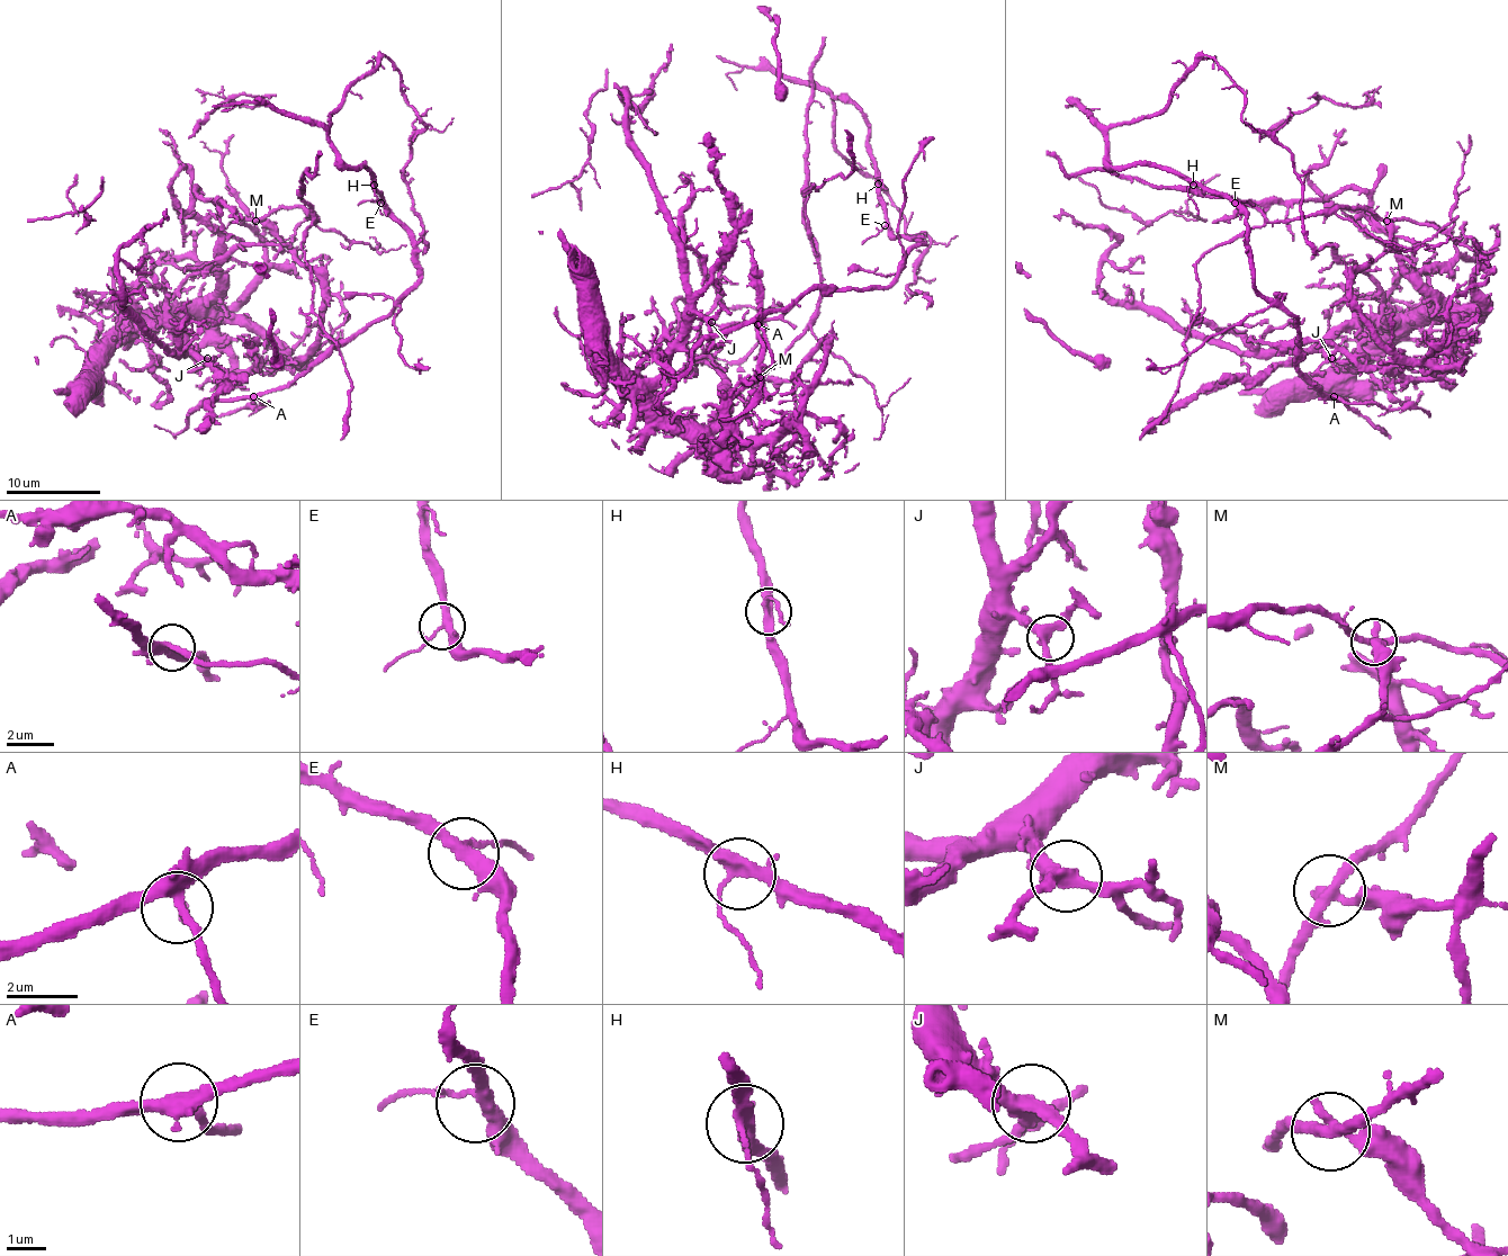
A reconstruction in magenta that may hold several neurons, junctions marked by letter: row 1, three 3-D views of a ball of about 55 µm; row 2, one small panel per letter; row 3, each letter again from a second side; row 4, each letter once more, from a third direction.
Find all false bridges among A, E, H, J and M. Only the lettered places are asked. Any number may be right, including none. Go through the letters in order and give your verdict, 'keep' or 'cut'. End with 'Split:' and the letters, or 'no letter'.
A: keep
E: keep
H: keep
J: keep
M: cut
Split: M

